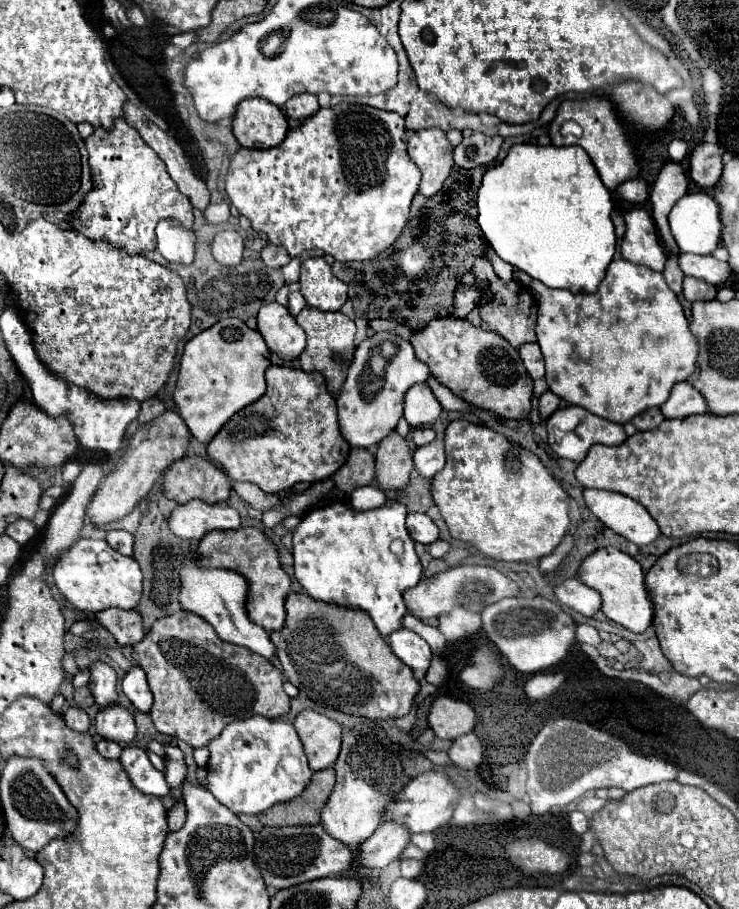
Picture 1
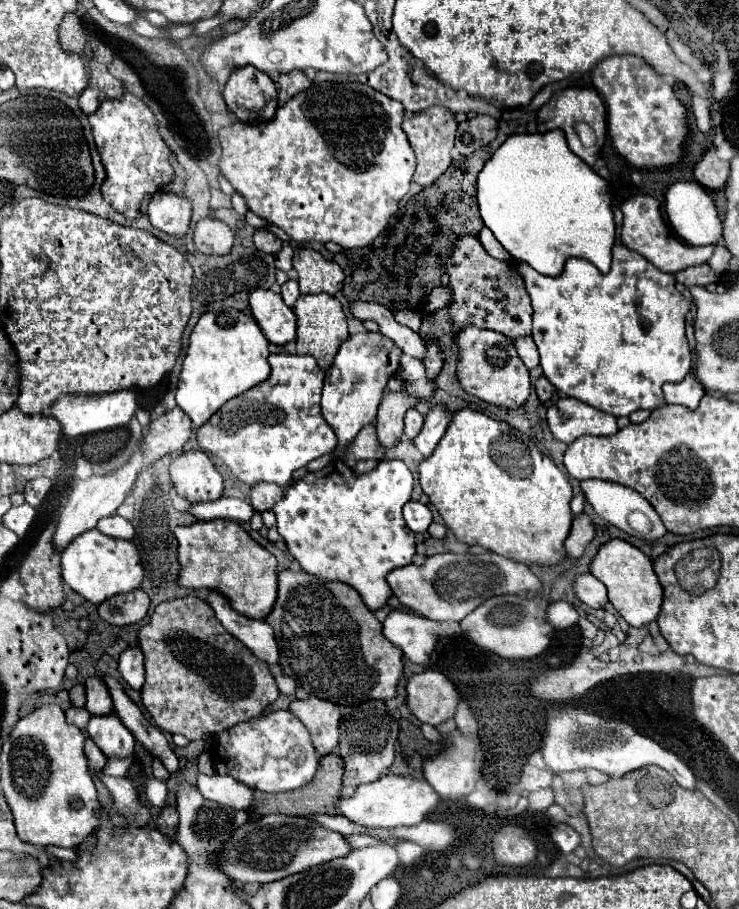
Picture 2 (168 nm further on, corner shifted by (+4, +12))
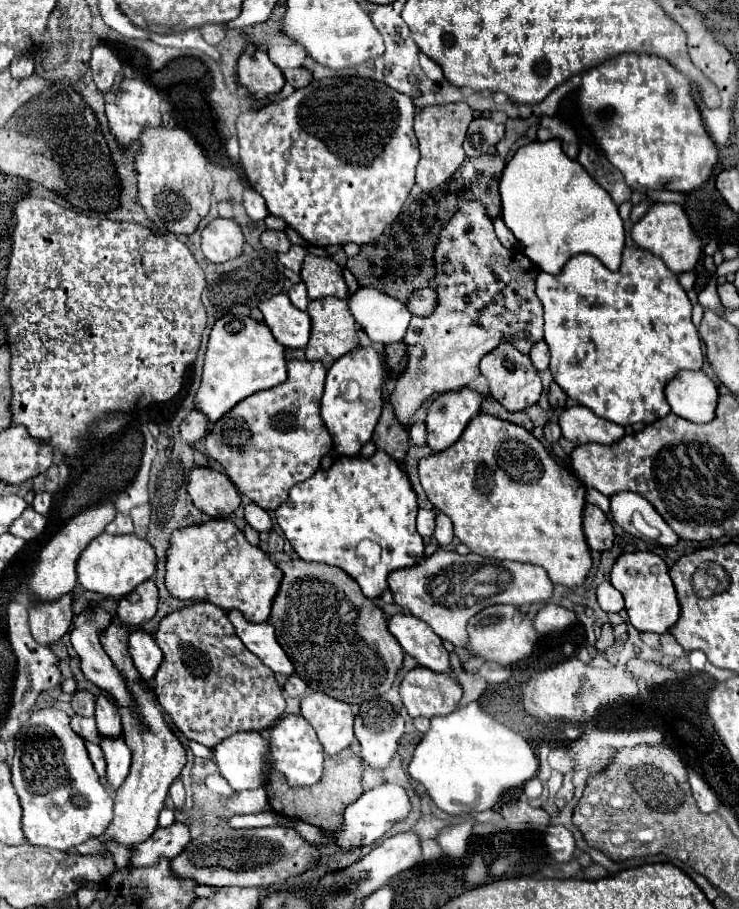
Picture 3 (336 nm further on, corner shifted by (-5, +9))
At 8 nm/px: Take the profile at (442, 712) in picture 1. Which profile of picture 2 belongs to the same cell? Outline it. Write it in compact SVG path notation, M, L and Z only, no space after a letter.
M424 670L406 682L406 704L424 724L440 726L456 712L460 696L454 684L438 670Z

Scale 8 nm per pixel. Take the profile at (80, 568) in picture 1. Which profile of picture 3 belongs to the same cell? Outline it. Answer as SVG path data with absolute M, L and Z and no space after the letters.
M99 535L81 553L77 561L77 581L87 589L103 597L125 597L137 585L151 579L157 569L157 557L153 547L135 535Z

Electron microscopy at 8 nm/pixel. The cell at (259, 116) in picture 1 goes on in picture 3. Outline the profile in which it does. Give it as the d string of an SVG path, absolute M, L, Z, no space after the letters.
M249 45L239 57L237 83L247 89L253 101L267 103L271 95L283 89L285 79L283 73L269 61L267 53L257 51L253 45Z

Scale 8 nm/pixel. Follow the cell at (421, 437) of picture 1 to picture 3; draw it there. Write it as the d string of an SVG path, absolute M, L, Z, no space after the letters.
M413 423L409 435L415 445L425 445L425 423Z

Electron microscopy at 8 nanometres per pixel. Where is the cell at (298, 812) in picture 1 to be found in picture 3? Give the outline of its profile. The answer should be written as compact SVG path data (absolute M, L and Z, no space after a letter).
M345 749L339 755L325 759L325 771L323 771L323 779L319 781L319 785L291 789L283 781L279 783L277 777L271 777L265 783L265 791L267 791L267 797L269 797L269 805L275 813L287 815L287 817L297 817L297 819L311 823L315 827L333 831L333 829L341 827L345 807L349 803L353 803L355 799L359 799L359 795L363 793L361 773L363 773L361 757L355 755L351 749Z

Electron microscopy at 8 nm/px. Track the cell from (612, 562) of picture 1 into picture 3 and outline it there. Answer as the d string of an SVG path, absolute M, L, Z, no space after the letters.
M651 551L621 553L611 569L611 585L617 587L625 599L625 611L637 631L665 633L679 619L679 601L673 581L667 573L665 561Z

